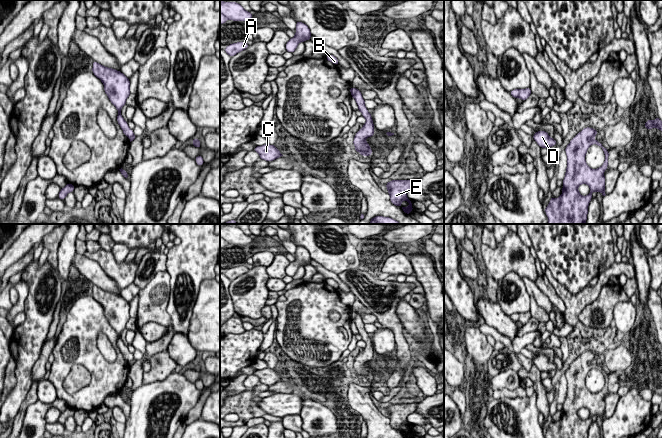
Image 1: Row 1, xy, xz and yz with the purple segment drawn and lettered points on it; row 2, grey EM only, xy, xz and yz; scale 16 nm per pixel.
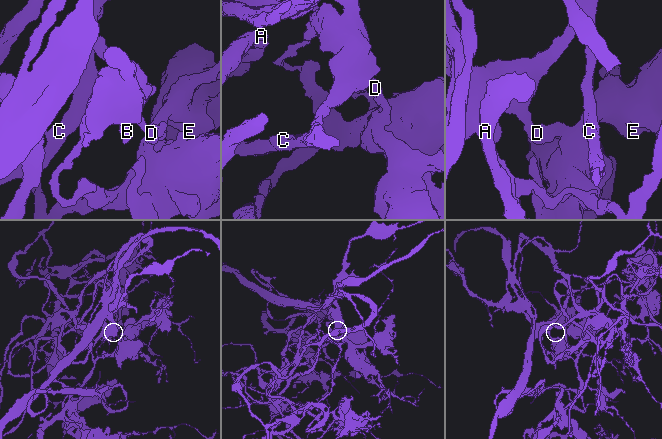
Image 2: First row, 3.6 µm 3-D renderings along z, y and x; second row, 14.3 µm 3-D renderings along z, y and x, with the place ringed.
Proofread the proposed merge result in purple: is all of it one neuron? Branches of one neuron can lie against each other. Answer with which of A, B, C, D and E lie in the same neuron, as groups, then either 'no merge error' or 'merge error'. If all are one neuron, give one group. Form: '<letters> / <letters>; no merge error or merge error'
A C D E / B; merge error

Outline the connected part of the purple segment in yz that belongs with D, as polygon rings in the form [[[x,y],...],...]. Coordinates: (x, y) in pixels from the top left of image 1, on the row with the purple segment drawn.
[[[538,131],[536,135],[533,135],[533,139],[541,148],[551,148],[556,146],[556,140],[549,137],[546,131]]]

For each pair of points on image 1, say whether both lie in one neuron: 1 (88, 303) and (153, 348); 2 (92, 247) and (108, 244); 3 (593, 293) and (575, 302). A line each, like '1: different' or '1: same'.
1: different
2: same
3: same

